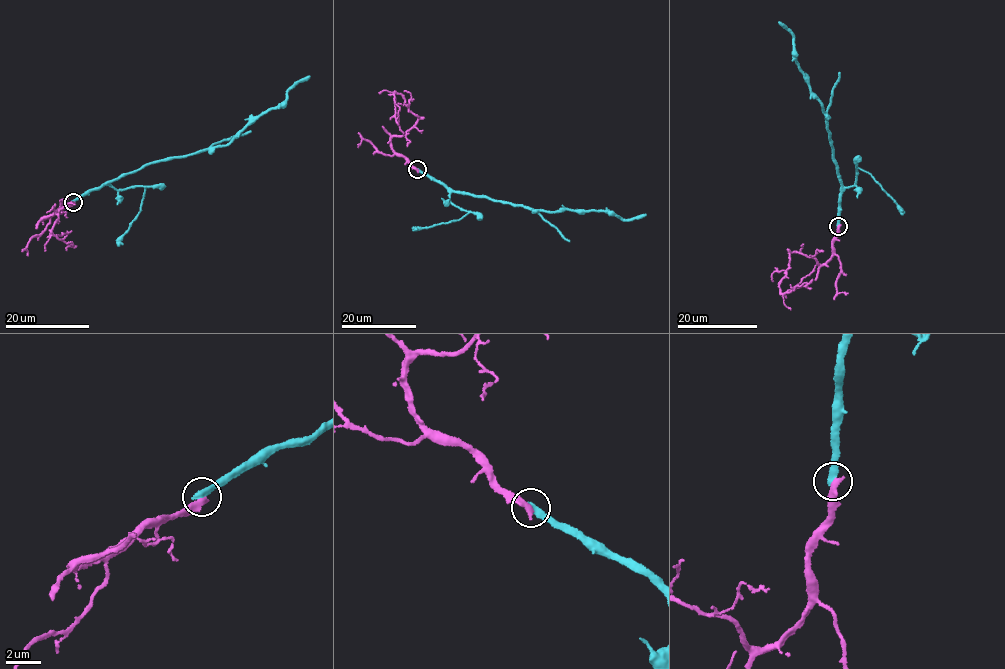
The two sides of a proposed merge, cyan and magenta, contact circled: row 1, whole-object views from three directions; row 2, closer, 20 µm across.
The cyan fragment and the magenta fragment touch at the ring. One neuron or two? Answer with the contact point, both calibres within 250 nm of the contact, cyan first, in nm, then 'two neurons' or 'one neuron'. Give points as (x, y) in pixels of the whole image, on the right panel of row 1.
place (838, 226); calibres 440 and 400 nm; two neurons

